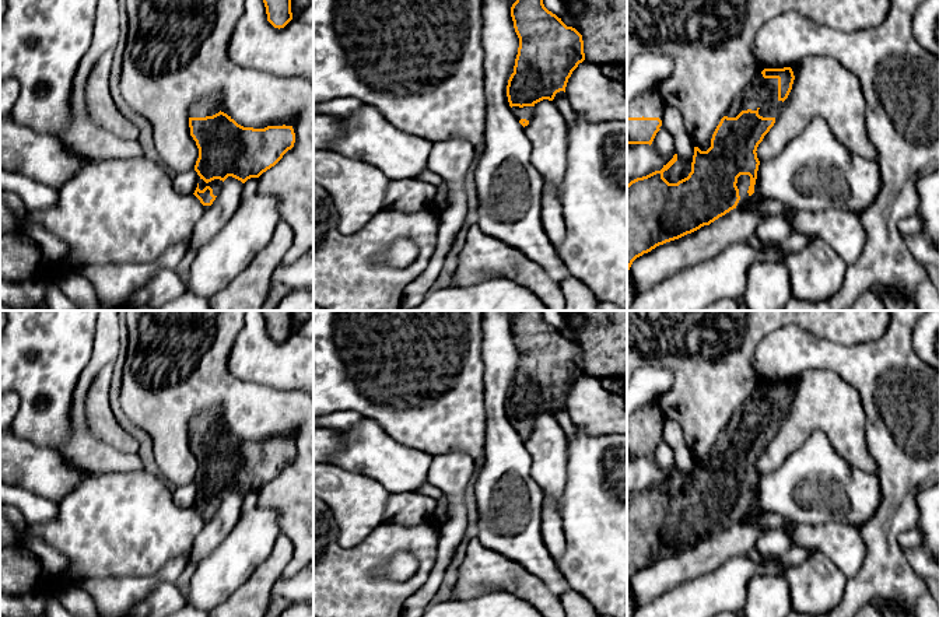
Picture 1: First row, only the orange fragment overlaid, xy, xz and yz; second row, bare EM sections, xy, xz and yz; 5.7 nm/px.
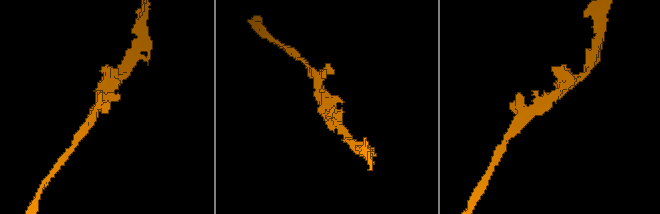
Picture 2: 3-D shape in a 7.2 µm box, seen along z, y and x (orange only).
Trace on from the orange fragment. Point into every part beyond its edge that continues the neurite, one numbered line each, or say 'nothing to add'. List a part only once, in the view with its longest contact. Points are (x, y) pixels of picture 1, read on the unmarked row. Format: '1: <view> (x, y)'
1: xy (205, 420)
2: yz (648, 417)
3: yz (768, 423)
4: yz (743, 494)

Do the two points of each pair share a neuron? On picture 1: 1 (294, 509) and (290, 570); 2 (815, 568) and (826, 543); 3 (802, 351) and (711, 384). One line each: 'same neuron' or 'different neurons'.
1: same neuron
2: different neurons
3: different neurons

